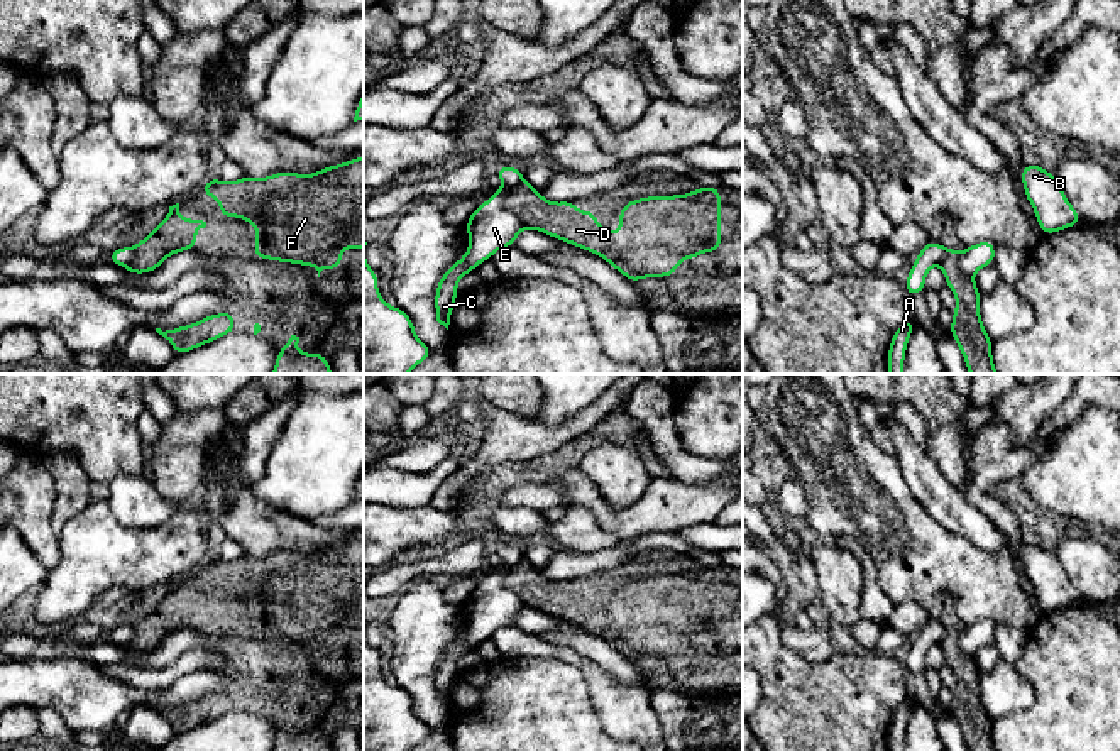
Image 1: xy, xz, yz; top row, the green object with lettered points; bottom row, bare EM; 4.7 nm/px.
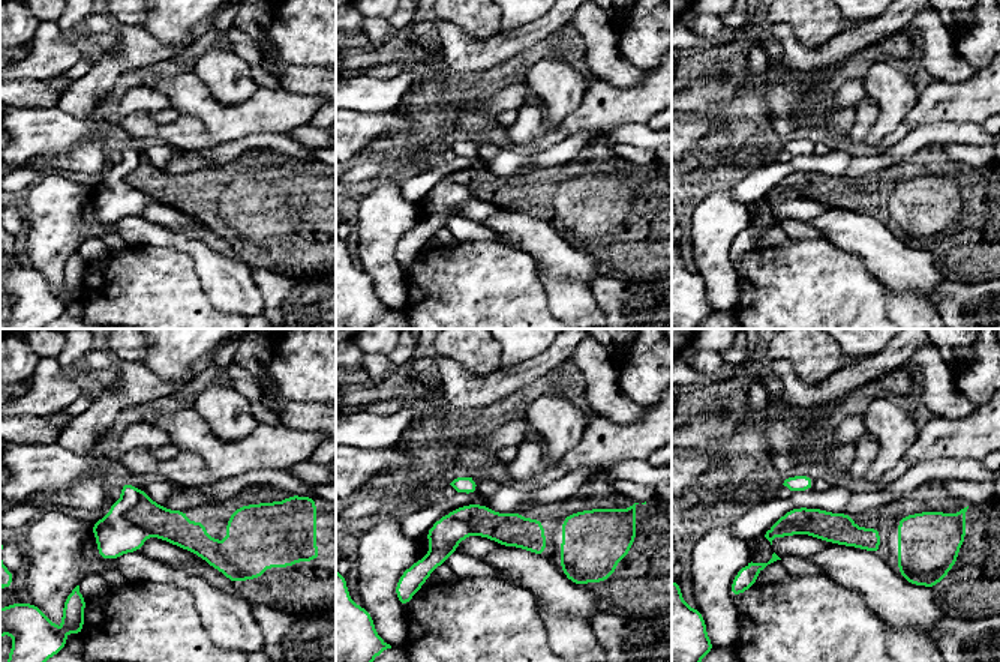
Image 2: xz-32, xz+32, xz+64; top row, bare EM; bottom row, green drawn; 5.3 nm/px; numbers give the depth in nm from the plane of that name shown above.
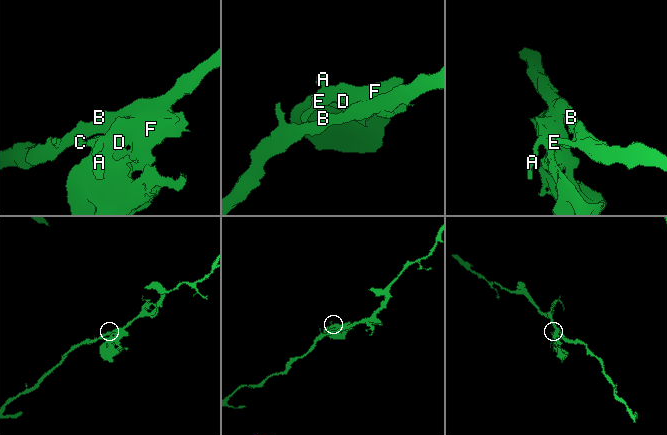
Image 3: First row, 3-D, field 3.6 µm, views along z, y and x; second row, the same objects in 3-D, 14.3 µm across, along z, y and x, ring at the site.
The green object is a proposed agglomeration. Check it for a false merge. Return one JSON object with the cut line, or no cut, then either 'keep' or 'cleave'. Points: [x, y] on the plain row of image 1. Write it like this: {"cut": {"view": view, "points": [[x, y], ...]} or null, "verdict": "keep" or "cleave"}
{"cut": {"view": "xz", "points": [[523, 559], [501, 584], [525, 606]]}, "verdict": "cleave"}

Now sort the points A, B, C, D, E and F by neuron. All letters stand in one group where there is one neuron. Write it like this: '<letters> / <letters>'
A B C E / D F

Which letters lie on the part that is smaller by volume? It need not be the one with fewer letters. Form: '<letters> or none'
D, F

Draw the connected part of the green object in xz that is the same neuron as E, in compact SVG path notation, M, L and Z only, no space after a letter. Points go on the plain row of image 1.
M497 545L494 551L501 556L502 568L492 572L469 595L465 607L469 612L469 629L450 644L436 663L435 692L436 700L448 709L453 683L457 680L458 658L480 641L491 639L496 629L513 626L524 604L502 587L502 578L516 570L523 558L523 550L514 545Z

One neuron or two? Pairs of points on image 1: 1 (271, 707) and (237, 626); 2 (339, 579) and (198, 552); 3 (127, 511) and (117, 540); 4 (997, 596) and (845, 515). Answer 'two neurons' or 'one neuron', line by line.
1: one neuron
2: two neurons
3: two neurons
4: one neuron

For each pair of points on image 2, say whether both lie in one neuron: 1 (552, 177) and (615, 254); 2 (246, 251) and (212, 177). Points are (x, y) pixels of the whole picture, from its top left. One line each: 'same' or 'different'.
1: same
2: same

